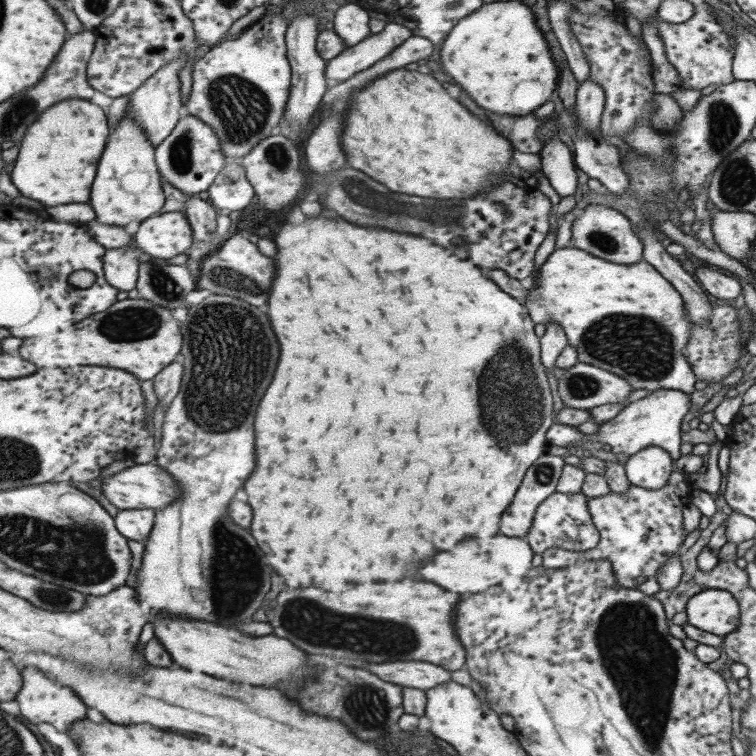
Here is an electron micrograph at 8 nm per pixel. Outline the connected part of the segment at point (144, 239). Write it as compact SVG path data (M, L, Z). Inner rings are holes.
M180 211L154 214L149 219L143 220L139 224L139 229L133 234L135 247L153 258L173 258L176 254L185 252L192 242L192 232L189 224L185 219L185 214Z

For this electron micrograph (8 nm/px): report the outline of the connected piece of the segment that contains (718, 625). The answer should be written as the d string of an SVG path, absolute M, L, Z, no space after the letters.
M702 589L689 597L684 611L691 626L721 637L739 622L737 601L725 590Z

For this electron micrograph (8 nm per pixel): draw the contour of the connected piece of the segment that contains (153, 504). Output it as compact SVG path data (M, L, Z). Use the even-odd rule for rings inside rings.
M153 462L135 464L129 468L123 468L111 476L101 477L101 492L118 510L149 508L155 511L157 508L173 502L176 496L180 496L177 486L173 482L175 479L171 477L167 471L164 471L164 468Z

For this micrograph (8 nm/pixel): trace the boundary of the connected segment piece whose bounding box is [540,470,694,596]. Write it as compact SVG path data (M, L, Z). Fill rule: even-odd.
M678 470L670 473L665 486L659 489L639 489L629 484L623 494L609 492L605 496L587 498L591 522L598 530L597 544L589 550L577 552L548 548L540 554L540 566L553 569L589 560L607 560L616 584L643 592L647 596L655 594L660 589L655 580L656 572L678 550L684 539L681 508L689 502L690 493L694 490L687 477L687 474ZM637 576L641 576L643 582L635 583L633 578Z

